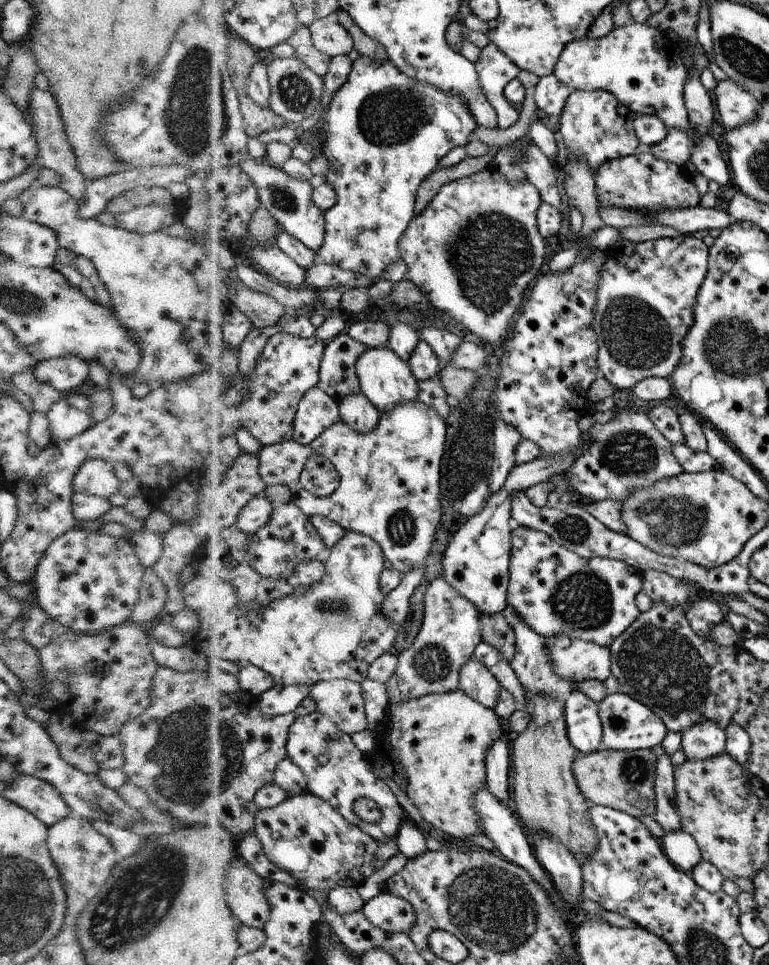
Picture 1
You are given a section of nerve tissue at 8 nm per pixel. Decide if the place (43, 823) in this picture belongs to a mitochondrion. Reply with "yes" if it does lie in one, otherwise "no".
no

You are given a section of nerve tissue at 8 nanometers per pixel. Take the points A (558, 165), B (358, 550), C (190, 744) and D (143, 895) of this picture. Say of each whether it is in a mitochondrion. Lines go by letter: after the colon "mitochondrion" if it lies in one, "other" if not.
A: other
B: other
C: mitochondrion
D: mitochondrion

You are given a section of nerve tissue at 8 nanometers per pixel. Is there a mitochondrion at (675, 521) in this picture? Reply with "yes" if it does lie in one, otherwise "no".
yes

